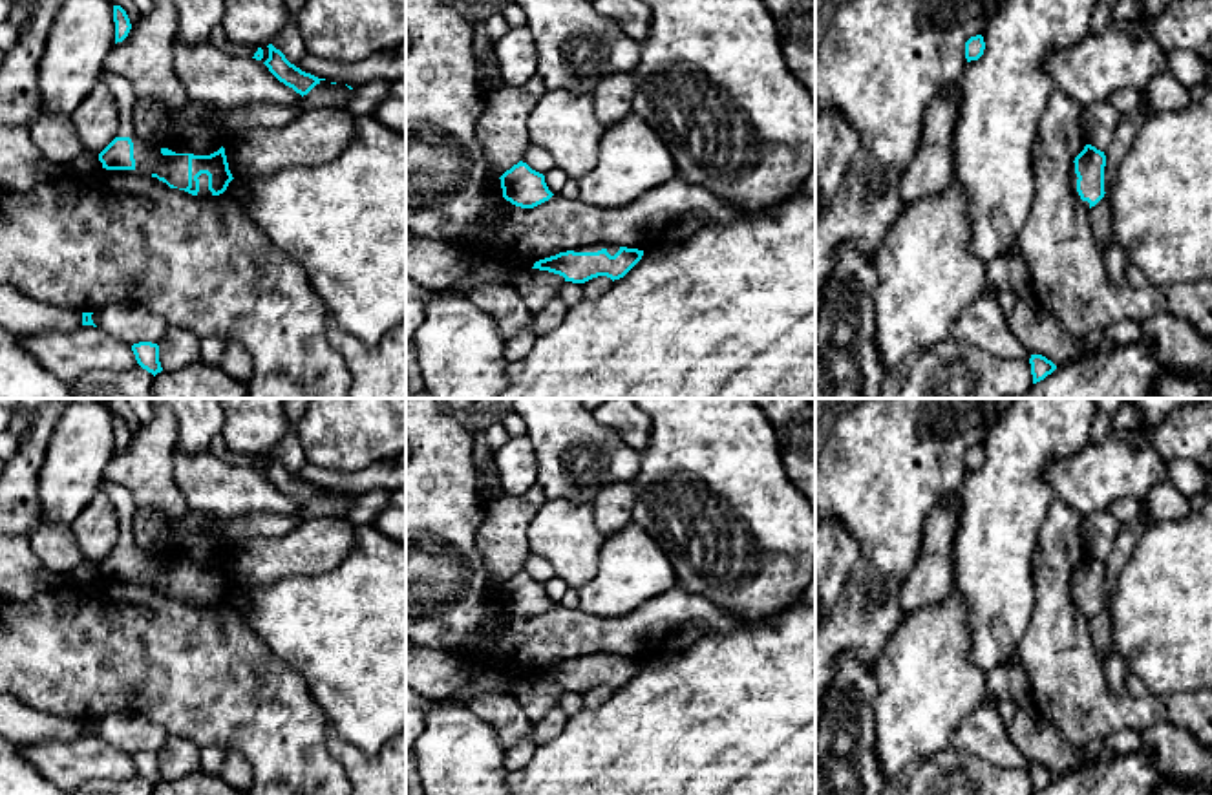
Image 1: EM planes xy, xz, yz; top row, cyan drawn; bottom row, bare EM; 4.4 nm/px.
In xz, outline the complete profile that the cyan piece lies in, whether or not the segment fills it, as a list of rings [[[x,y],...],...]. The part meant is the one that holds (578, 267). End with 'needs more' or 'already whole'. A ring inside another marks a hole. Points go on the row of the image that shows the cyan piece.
[[[587,245],[539,260],[532,269],[548,270],[565,281],[585,283],[598,276],[612,281],[623,278],[643,256],[643,250],[618,245]]]; needs more

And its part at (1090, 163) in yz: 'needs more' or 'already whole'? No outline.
needs more

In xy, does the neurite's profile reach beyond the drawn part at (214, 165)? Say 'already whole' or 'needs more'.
needs more

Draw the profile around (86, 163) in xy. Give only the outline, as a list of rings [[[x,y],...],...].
[[[84,150],[69,166],[69,175],[84,177],[101,170],[99,155]]]

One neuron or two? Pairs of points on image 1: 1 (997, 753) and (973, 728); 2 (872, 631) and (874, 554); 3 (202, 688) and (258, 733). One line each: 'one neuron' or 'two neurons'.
1: one neuron
2: one neuron
3: one neuron

